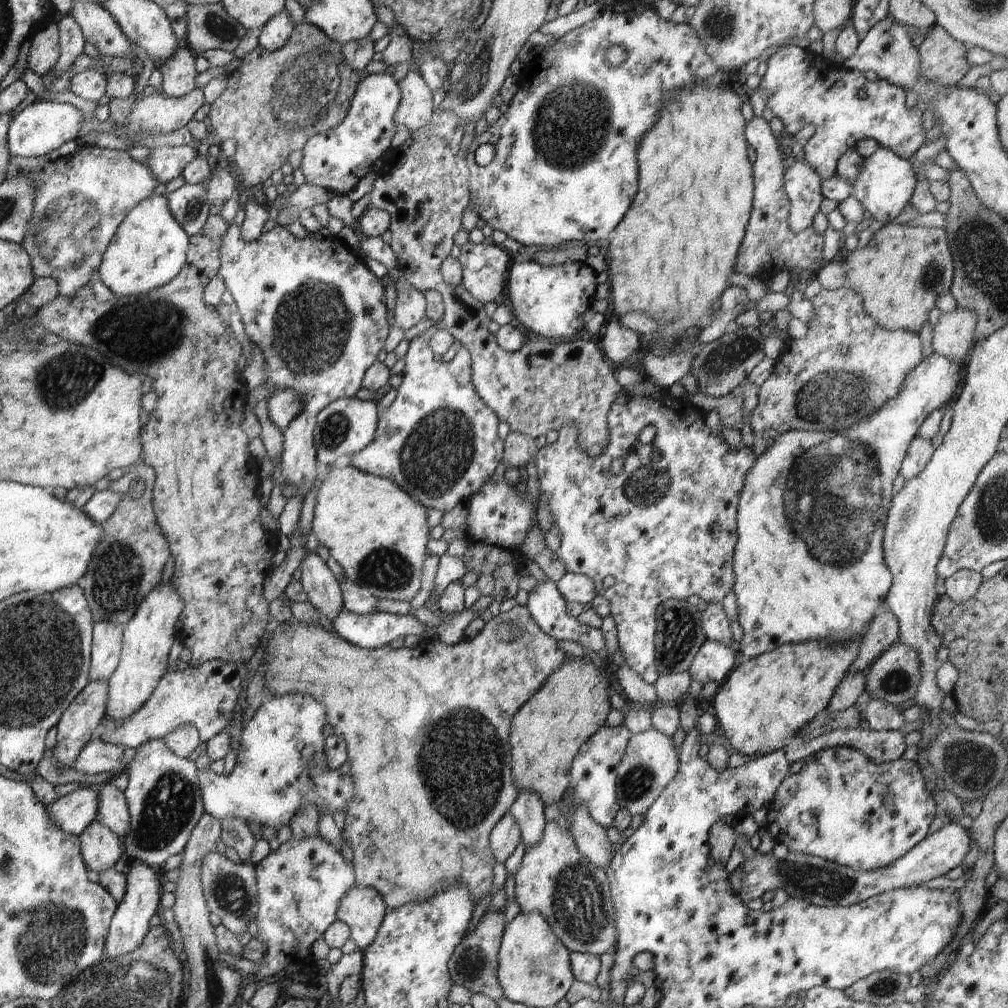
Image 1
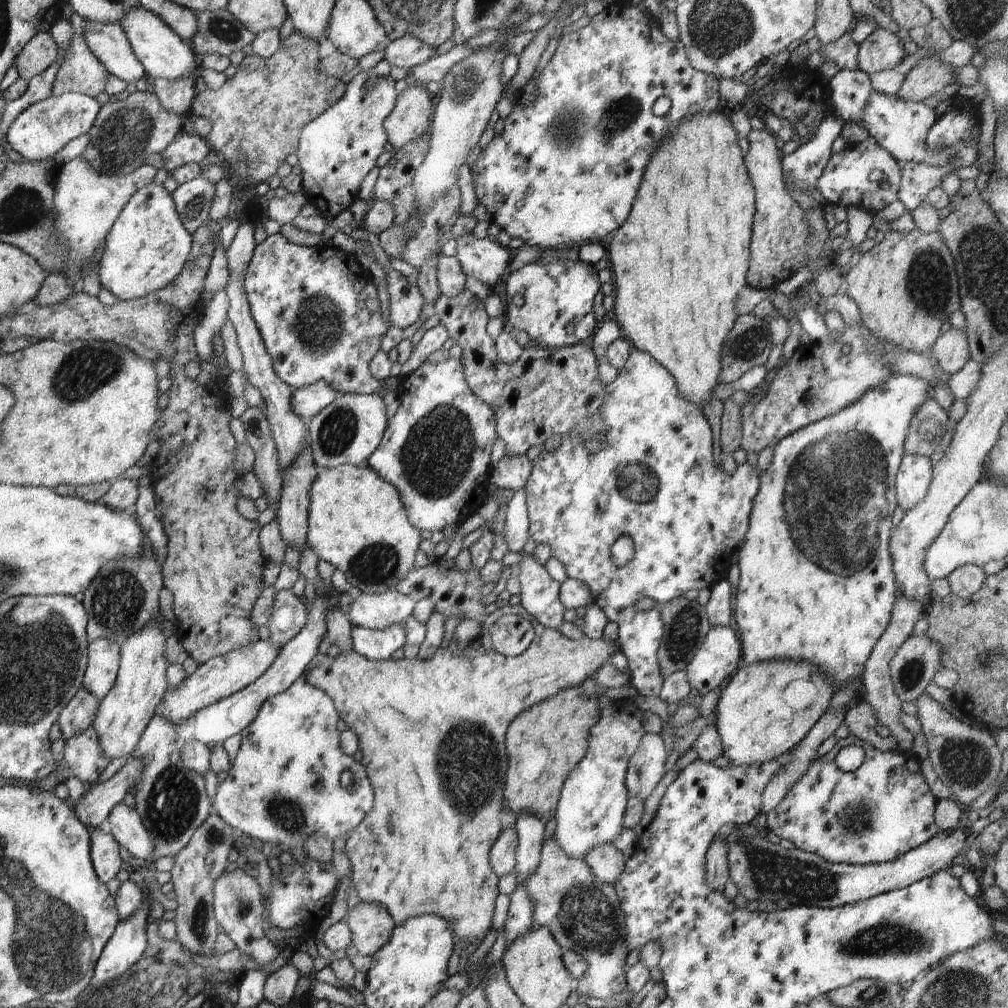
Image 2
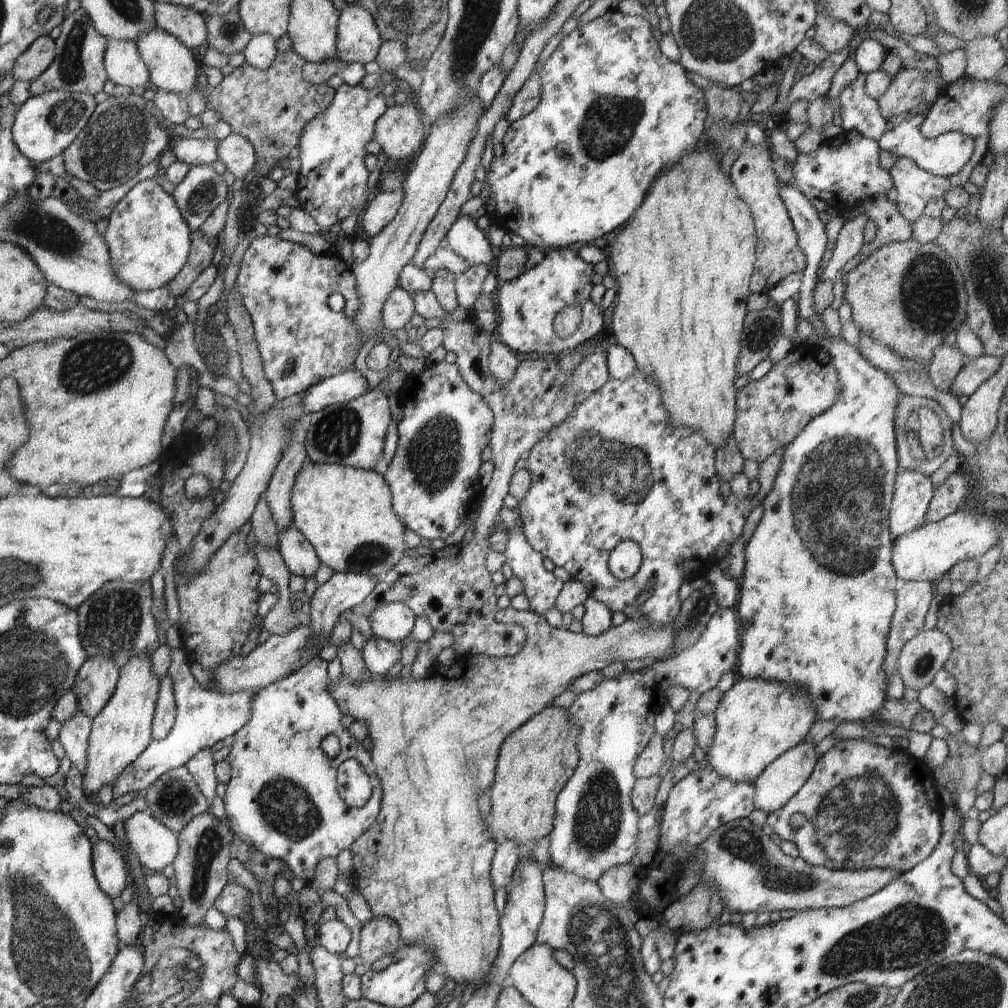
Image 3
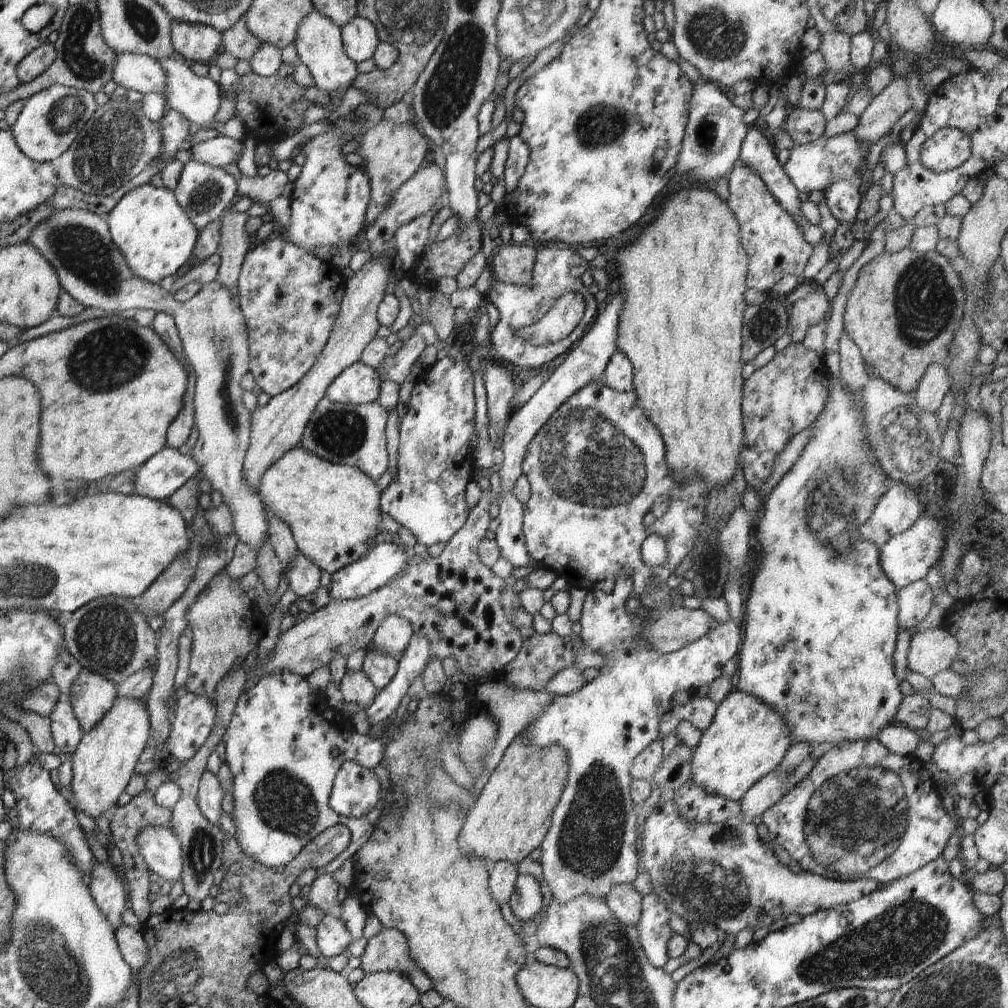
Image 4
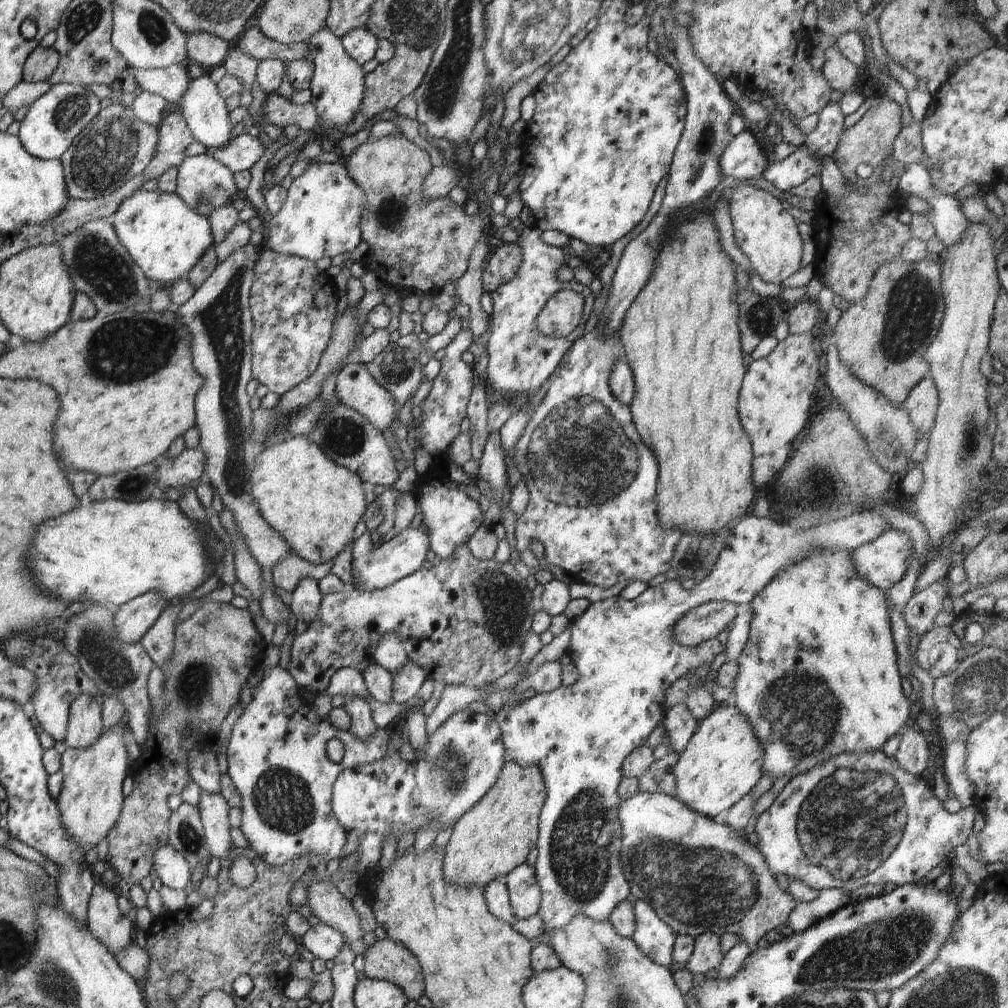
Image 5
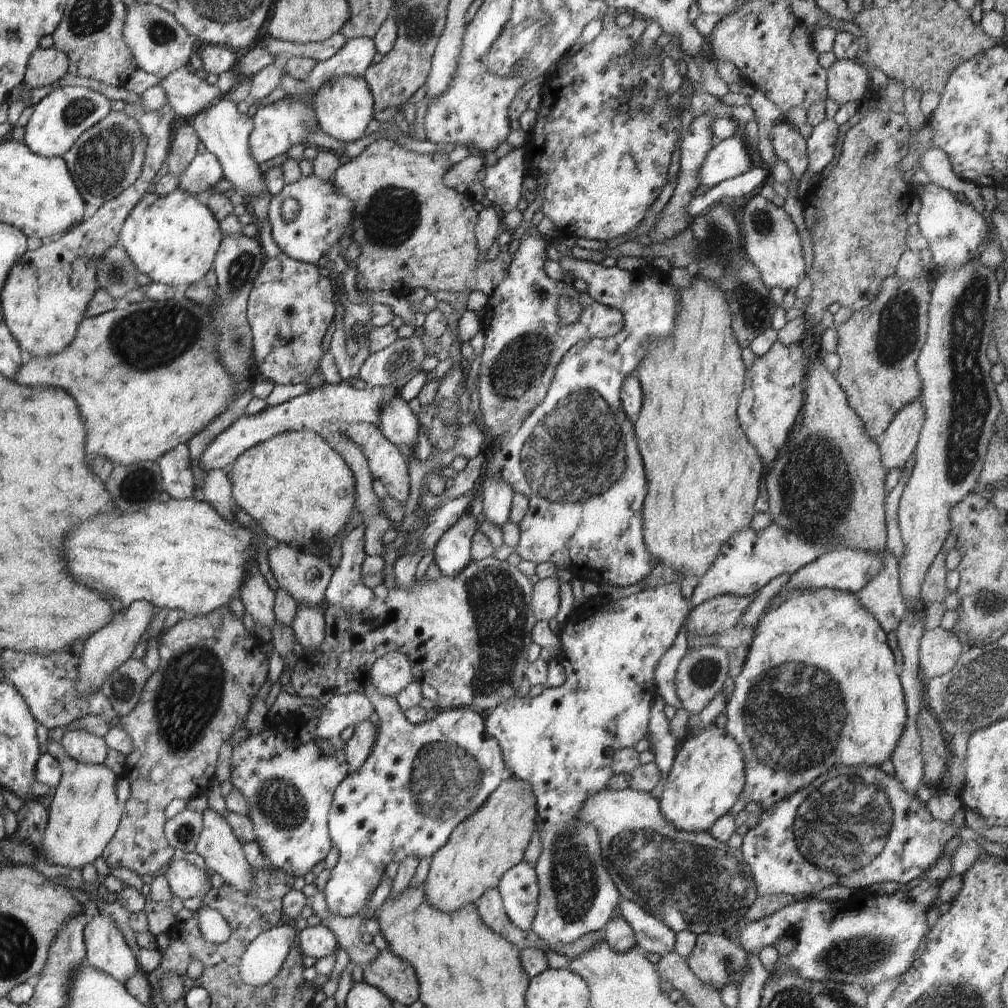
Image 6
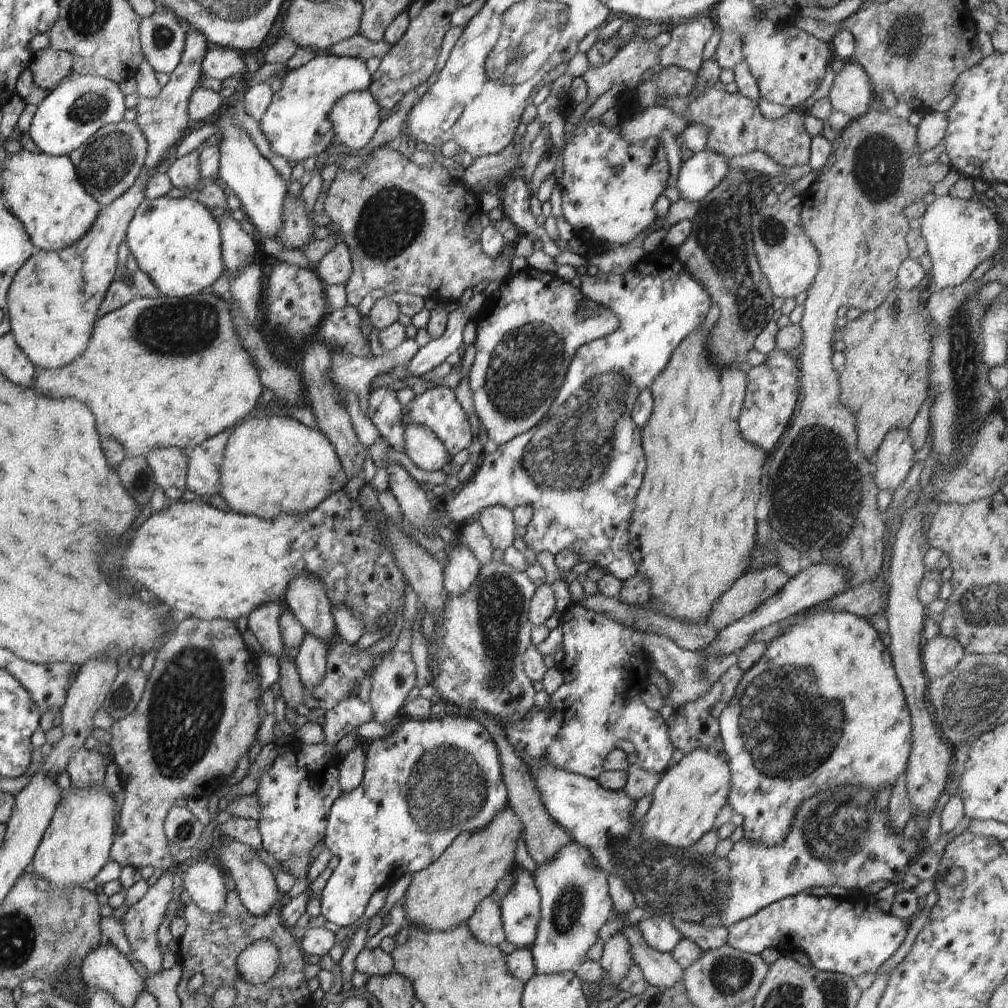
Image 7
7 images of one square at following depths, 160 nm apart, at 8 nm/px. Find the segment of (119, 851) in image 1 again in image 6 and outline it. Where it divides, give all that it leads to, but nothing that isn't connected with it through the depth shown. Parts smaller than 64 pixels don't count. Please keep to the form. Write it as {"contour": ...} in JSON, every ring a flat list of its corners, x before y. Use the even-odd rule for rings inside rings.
{"contour":[[96,914,85,924,83,938,85,961,92,968,116,978,118,984,126,984,140,970,135,956,112,918]]}

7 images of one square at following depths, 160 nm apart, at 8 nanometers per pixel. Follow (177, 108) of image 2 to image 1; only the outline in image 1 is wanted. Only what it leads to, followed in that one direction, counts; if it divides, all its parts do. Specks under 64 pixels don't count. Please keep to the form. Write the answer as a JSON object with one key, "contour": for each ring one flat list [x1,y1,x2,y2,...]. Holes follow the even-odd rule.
{"contour":[[183,43,173,54,158,66,163,81,160,92,168,97,181,97,195,89,194,80,199,75,196,70,196,56]]}

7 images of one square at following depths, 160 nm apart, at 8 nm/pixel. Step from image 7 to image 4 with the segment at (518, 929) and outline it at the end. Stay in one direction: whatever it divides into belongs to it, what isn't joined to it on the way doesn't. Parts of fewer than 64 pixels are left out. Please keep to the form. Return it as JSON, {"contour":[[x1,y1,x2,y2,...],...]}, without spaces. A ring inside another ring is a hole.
{"contour":[[519,874,507,903,520,922,528,922,537,917,542,908,542,890,538,880,532,875]]}

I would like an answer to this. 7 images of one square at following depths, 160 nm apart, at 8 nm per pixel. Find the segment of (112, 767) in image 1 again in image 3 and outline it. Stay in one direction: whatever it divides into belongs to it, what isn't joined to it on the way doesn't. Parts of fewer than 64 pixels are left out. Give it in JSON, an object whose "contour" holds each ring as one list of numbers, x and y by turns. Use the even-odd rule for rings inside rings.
{"contour":[[78,712,68,722,61,723,59,737,65,750,65,756,70,760,71,766,76,767,84,776,87,765,87,750,93,720]]}

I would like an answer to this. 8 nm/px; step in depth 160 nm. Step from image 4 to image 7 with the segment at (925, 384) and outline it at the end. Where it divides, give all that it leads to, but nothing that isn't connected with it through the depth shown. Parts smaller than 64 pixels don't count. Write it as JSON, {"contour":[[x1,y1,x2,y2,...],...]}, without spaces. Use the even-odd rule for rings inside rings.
{"contour":[[894,429,886,433,873,459,875,468,873,472,874,480,880,489,894,490,905,481,906,475,914,464,912,459,915,451,916,448,911,445,911,437,906,430]]}

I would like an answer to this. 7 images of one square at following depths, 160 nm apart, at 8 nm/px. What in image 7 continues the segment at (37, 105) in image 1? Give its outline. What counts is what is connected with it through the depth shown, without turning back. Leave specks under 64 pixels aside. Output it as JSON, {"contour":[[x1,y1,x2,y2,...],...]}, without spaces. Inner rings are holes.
{"contour":[[76,75,62,81,37,106,28,134,40,153,60,156,74,152,100,127,120,122,124,118,125,95,115,82,94,75]]}

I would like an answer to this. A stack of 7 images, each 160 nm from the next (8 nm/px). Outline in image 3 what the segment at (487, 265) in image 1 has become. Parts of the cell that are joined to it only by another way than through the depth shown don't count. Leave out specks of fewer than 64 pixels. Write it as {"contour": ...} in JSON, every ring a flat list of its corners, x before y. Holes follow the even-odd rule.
{"contour":[[459,214,460,219,447,232,449,248,461,256,470,266,484,265,494,269,497,256,492,251,492,245,485,232,478,229,476,220]]}

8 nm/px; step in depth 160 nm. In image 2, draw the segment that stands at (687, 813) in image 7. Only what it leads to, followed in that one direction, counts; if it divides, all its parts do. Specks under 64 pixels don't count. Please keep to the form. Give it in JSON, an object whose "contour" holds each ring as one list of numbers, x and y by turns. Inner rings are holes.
{"contour":[[792,659,764,661,757,663,743,664,728,681,722,686,719,694,717,709,714,714,714,725,717,728,723,746,723,756,728,757,733,766,761,765,765,762,774,760,784,753,790,753,801,740,810,732,810,729,818,722,818,719,830,708,831,698,833,697,835,686,824,675,815,674,818,670,815,664,808,661,795,661]]}

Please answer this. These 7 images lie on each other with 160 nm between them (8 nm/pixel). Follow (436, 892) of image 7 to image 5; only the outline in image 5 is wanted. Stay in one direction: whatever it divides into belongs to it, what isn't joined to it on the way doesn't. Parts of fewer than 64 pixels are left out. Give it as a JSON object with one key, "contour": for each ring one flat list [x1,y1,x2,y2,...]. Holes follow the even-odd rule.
{"contour":[[506,761,494,788,480,802,474,804,466,814,462,814,462,818,454,826,450,841,444,850,444,860,442,860,442,876,446,884,460,886,460,888,486,886,494,878,508,875,516,866,526,863,528,852,536,847,539,815,545,799,544,778,536,766,522,768,516,762]]}

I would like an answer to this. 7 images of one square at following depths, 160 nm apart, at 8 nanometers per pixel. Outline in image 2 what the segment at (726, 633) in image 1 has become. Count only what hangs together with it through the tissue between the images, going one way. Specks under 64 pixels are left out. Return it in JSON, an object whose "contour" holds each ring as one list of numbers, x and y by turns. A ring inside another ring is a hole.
{"contour":[[722,579,712,586,710,599,705,605,710,628,733,626,730,600,732,600,732,593,727,579]]}

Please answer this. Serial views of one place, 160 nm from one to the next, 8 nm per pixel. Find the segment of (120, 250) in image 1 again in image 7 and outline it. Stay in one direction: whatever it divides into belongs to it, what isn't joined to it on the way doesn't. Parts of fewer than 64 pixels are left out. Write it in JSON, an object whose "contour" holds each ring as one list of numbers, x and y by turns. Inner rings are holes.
{"contour":[[193,196,145,198,135,210,125,239,139,268,153,280,164,297,198,294,225,272,219,224,210,209]]}

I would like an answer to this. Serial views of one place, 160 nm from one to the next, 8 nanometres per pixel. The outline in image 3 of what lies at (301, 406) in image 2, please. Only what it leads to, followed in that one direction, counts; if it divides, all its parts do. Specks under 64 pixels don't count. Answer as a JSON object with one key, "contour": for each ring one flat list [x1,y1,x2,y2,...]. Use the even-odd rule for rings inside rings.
{"contour":[[346,371,312,385,302,397,306,416,338,403,345,403,368,392,368,383,359,371]]}

